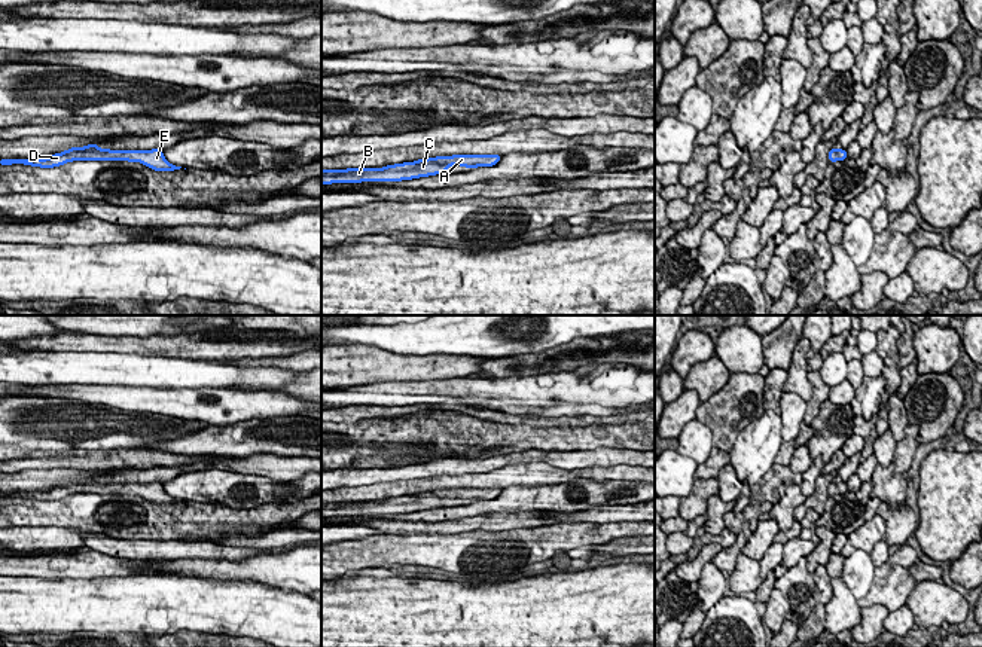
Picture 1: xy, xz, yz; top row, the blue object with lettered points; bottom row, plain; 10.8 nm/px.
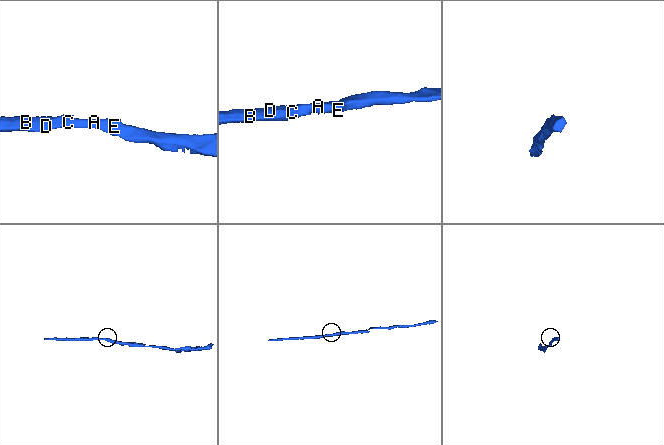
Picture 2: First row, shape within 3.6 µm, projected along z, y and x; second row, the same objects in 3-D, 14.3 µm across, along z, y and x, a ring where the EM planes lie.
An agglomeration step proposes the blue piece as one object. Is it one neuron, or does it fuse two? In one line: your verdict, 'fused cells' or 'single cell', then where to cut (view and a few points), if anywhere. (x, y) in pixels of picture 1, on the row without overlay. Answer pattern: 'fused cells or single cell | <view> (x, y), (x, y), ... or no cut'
single cell | no cut

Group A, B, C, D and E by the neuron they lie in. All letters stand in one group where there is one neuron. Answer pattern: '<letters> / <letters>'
A B C D E

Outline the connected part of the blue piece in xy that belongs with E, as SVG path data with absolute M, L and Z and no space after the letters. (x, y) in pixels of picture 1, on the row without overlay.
M88 477L83 480L71 480L61 486L55 486L45 492L1 492L1 498L31 498L40 501L54 501L73 494L128 494L140 495L155 504L176 504L182 500L170 497L161 482L152 483L110 483L100 482L98 477Z

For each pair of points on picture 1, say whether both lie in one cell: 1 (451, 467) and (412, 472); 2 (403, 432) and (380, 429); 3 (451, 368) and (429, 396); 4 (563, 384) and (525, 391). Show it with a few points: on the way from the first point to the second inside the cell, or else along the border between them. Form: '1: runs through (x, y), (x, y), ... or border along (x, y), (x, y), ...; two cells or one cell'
1: runs through (442, 467), (421, 470); one cell
2: runs through (398, 432), (386, 432); one cell
3: border along (472, 375), (426, 381), (405, 380); two cells
4: runs through (554, 393), (534, 393); one cell

